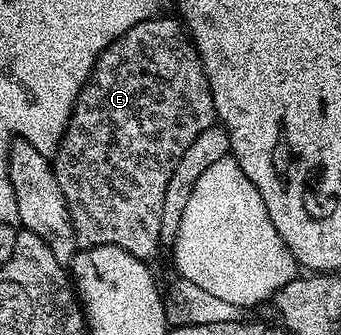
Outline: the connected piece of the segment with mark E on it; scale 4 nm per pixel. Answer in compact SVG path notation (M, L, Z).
M154 17L127 29L127 33L123 33L111 46L103 49L103 53L97 59L89 79L81 86L81 92L77 98L77 103L73 106L69 124L65 126L65 131L61 134L61 143L57 146L51 159L55 181L59 181L59 189L63 189L63 197L69 210L69 220L73 223L73 234L78 244L84 245L86 248L111 245L131 253L136 259L142 261L152 260L151 257L156 253L157 245L159 246L162 242L160 225L162 224L163 197L167 190L167 183L175 172L180 157L190 148L191 143L195 141L195 137L198 137L199 133L203 133L204 130L214 126L215 123L209 82L201 64L201 56L198 55L197 48L193 46L189 32L185 30L185 24L177 17L173 17L173 19L161 18Z

